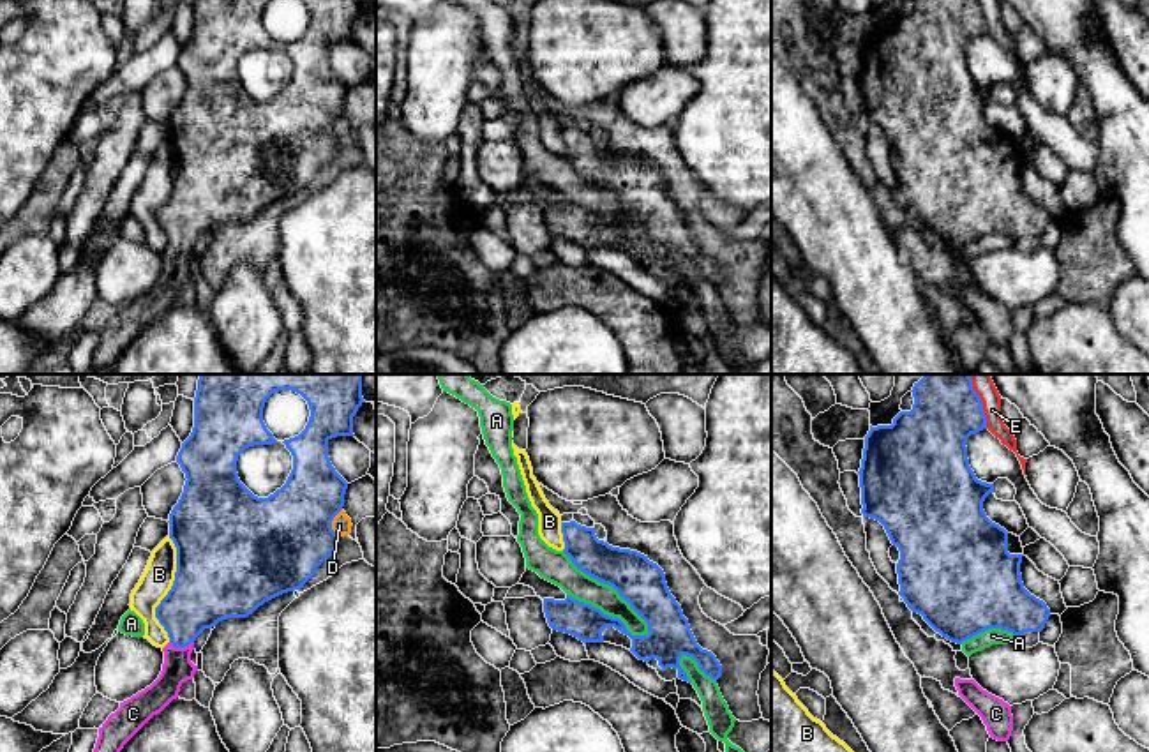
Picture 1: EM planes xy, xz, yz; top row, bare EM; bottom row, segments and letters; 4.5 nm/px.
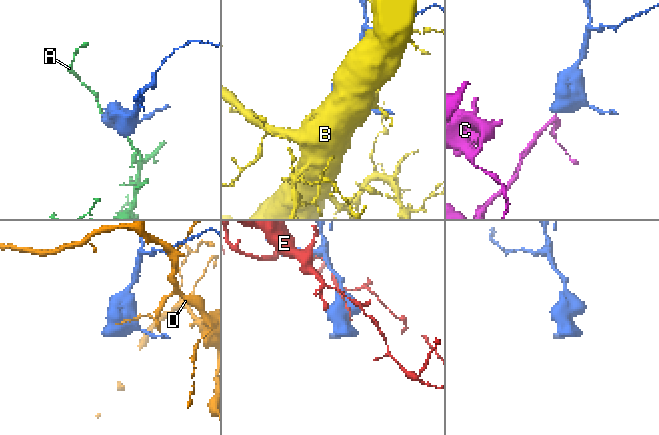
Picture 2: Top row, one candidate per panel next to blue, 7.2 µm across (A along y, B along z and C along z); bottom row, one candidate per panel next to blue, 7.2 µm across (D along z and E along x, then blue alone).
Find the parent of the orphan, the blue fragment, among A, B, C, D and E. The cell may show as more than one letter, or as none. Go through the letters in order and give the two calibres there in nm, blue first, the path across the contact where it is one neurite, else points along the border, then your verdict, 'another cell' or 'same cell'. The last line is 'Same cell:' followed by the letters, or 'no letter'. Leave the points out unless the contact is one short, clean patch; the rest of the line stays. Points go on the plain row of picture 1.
A: calibres 220 and 140 nm; another cell
B: calibres 420 and 140 nm; another cell
C: calibres 280 and 140 nm; way xy (202, 200), (184, 218), (182, 251), (177, 272); same cell
D: calibres 420 and 90 nm; another cell
E: calibres 300 and 80 nm; another cell
Same cell: C

